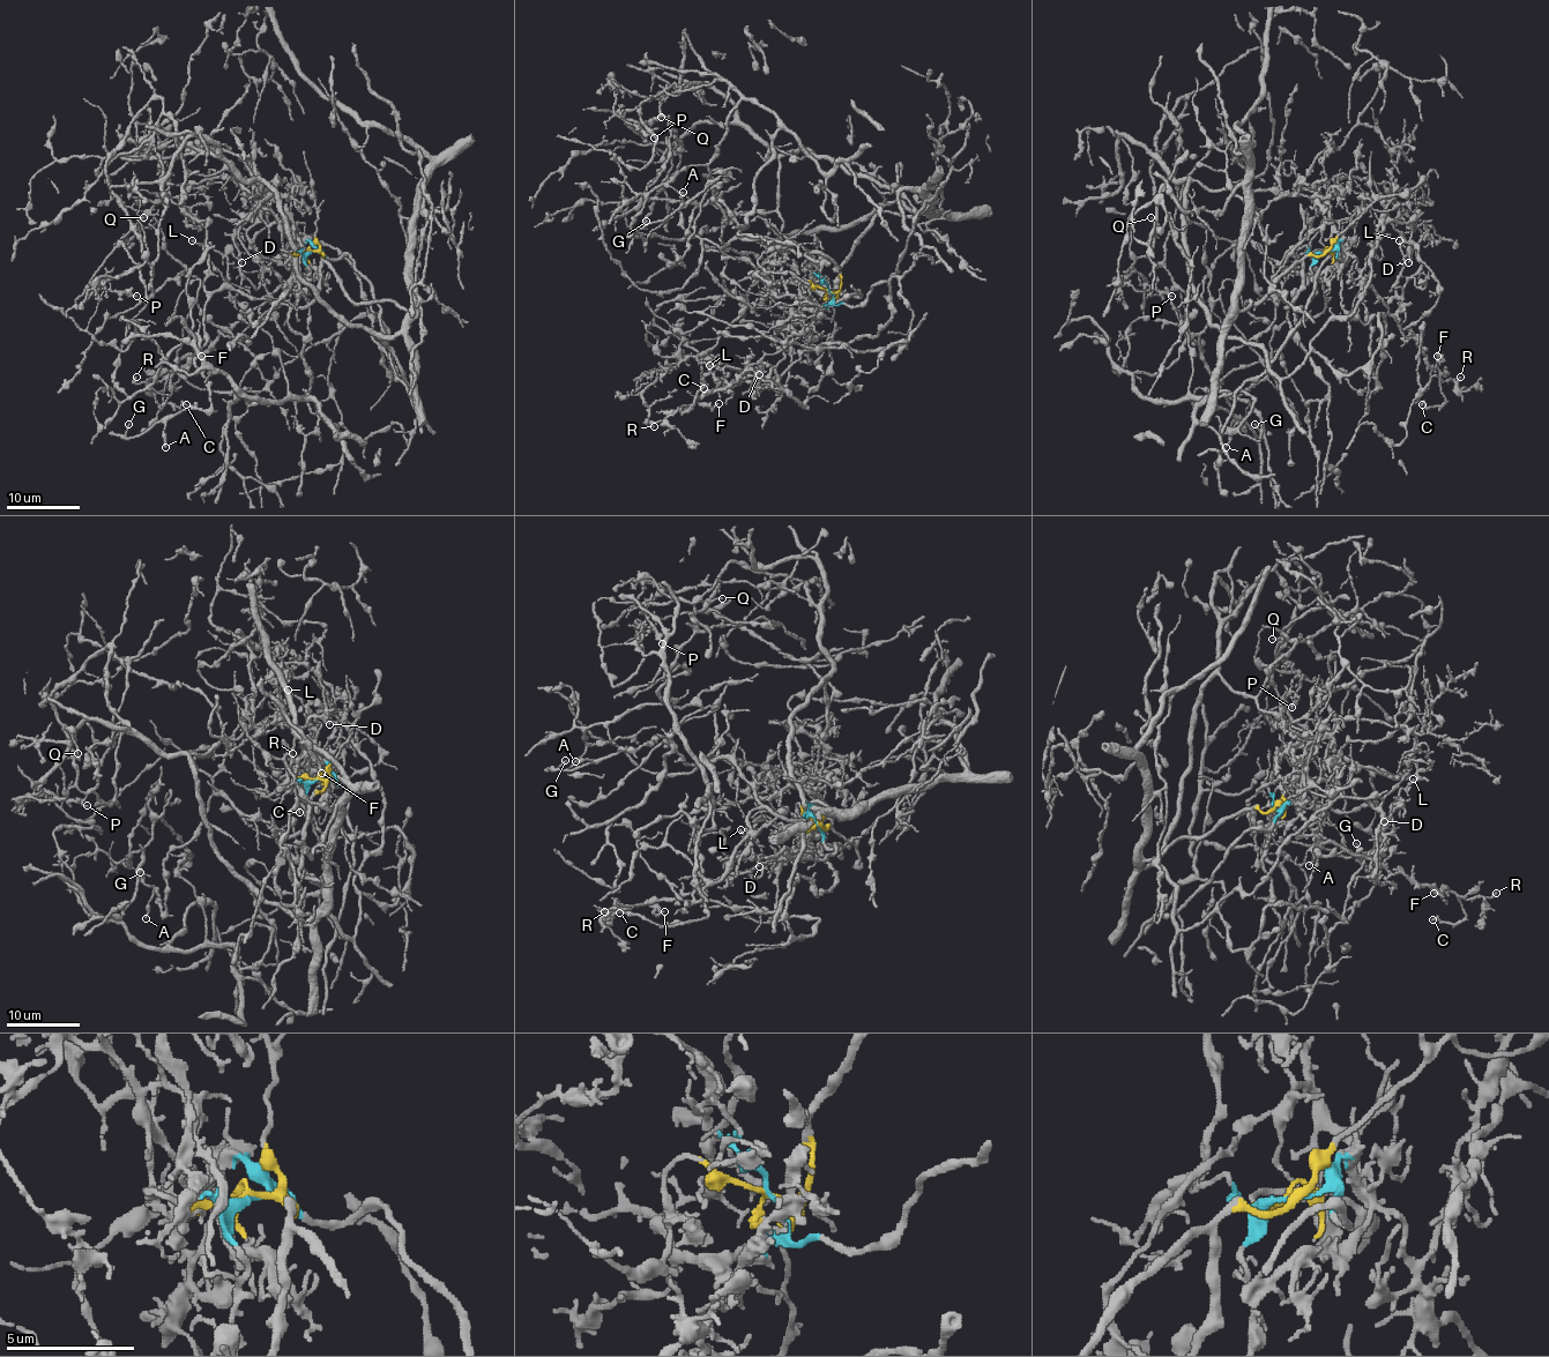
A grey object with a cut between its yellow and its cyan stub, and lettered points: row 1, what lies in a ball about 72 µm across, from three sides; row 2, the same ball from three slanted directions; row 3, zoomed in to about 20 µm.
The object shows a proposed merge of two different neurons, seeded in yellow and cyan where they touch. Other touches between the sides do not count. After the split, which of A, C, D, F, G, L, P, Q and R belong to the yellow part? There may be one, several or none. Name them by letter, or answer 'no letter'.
A, G, P, Q

